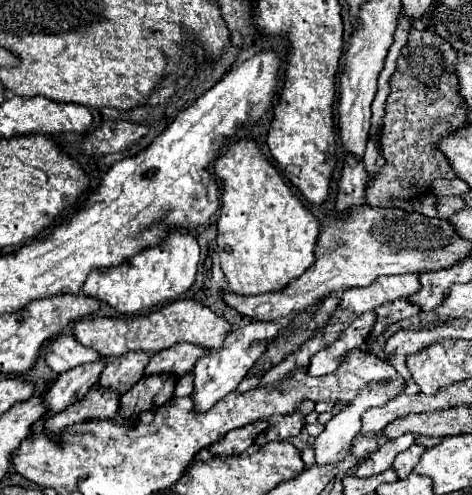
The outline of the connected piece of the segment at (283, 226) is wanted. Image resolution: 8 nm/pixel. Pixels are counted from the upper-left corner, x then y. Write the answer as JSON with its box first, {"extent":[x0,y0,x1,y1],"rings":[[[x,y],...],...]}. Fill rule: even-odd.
{"extent":[214,138,320,294],"rings":[[[242,138],[228,144],[214,162],[214,174],[222,186],[222,206],[218,216],[216,244],[220,250],[222,272],[226,274],[228,286],[236,294],[264,294],[278,292],[290,280],[302,276],[314,262],[316,238],[320,224],[302,200],[296,198],[292,188],[282,180],[278,170],[266,160],[260,146],[252,138]]]}

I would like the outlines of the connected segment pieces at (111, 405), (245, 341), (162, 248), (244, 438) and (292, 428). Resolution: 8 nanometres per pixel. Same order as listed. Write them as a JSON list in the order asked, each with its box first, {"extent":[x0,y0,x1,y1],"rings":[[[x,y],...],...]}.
[{"extent":[44,384,120,436],"rings":[[[94,384],[82,400],[74,402],[72,406],[68,406],[62,412],[56,412],[56,414],[48,416],[46,422],[44,422],[44,428],[46,428],[46,432],[56,436],[56,434],[60,434],[62,428],[66,428],[70,424],[76,424],[76,422],[82,422],[86,418],[116,416],[118,408],[120,408],[118,396],[120,394],[116,390],[106,390],[106,388],[100,388],[98,384]]]},{"extent":[192,320,280,412],"rings":[[[254,320],[238,330],[232,330],[222,348],[218,350],[210,350],[206,356],[202,356],[196,366],[194,366],[194,392],[192,392],[192,400],[196,406],[196,412],[206,412],[210,410],[218,400],[222,400],[226,394],[234,392],[238,388],[238,384],[244,380],[244,376],[248,374],[248,370],[254,366],[254,362],[262,356],[262,352],[266,350],[268,342],[274,340],[280,332],[280,324],[276,322],[260,322]]]},{"extent":[82,230,200,316],"rings":[[[168,230],[160,246],[150,246],[120,266],[92,270],[84,282],[82,292],[108,302],[122,316],[134,316],[144,310],[152,310],[154,306],[164,306],[166,302],[178,300],[196,280],[198,258],[200,248],[192,234],[182,230]]]},{"extent":[208,420,268,456],"rings":[[[258,420],[258,422],[254,422],[254,424],[248,424],[248,426],[236,428],[236,430],[228,432],[222,440],[214,442],[208,450],[210,450],[212,454],[240,456],[242,452],[246,452],[246,450],[254,444],[256,436],[258,436],[260,432],[264,432],[266,428],[268,428],[268,422],[266,422],[266,420]]]},{"extent":[272,412,304,440],"rings":[[[292,412],[290,416],[286,418],[272,418],[272,434],[278,432],[278,440],[286,440],[290,436],[296,436],[300,434],[300,430],[304,428],[304,414],[302,412]]]}]

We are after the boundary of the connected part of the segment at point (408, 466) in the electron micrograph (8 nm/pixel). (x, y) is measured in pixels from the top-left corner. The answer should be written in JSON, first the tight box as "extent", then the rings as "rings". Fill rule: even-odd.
{"extent":[392,444,426,478],"rings":[[[414,444],[414,446],[410,446],[408,450],[404,450],[404,452],[400,452],[400,454],[396,456],[396,460],[394,460],[392,466],[394,466],[398,478],[408,478],[408,476],[410,476],[410,472],[414,470],[418,458],[424,454],[424,450],[426,450],[424,446]]]}

